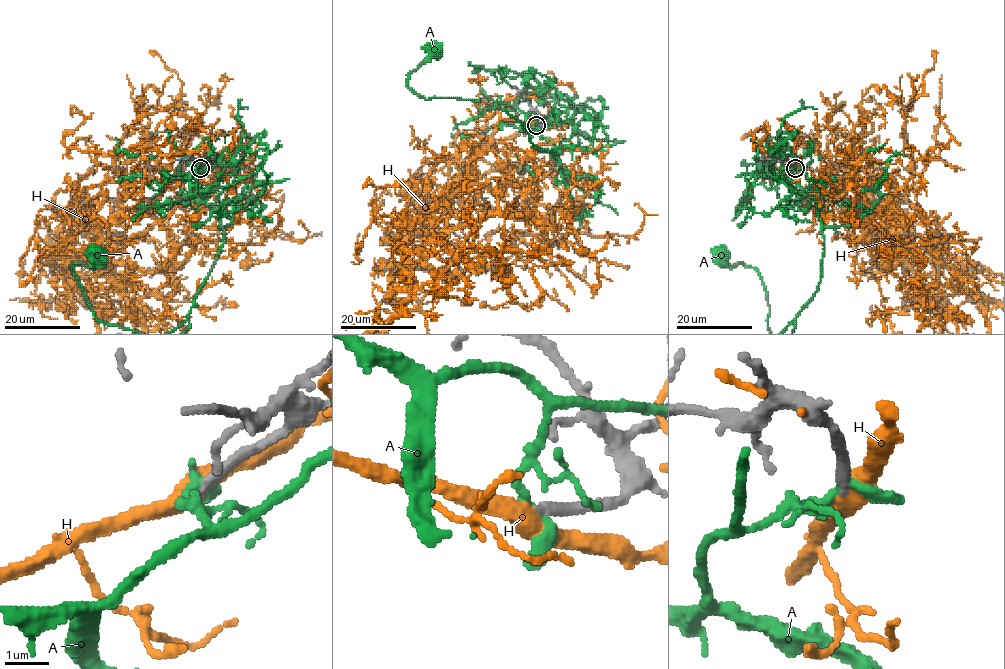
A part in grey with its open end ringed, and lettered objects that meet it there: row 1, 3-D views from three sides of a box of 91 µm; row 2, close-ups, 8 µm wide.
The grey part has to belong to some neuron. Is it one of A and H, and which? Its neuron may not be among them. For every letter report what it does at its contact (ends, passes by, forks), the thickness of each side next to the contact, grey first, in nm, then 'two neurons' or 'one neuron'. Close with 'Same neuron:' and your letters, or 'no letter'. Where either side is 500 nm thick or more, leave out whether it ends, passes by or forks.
A: it passes by | 260/240 nm | two neurons
H: it passes by | 240/460 nm | one neuron
Same neuron: H

